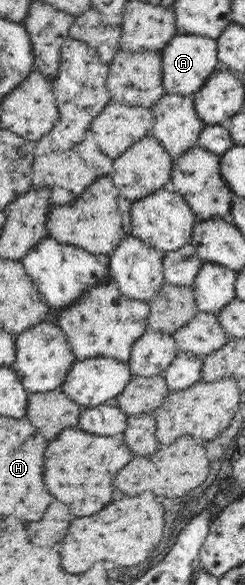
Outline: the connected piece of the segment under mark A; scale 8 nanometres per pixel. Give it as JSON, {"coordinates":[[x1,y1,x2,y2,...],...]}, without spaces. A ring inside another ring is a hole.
{"coordinates":[[177,34,162,49,163,60,163,85,167,93,193,95,197,93,205,84,211,74,219,69,218,43,216,39,211,39,202,35,179,35]]}

